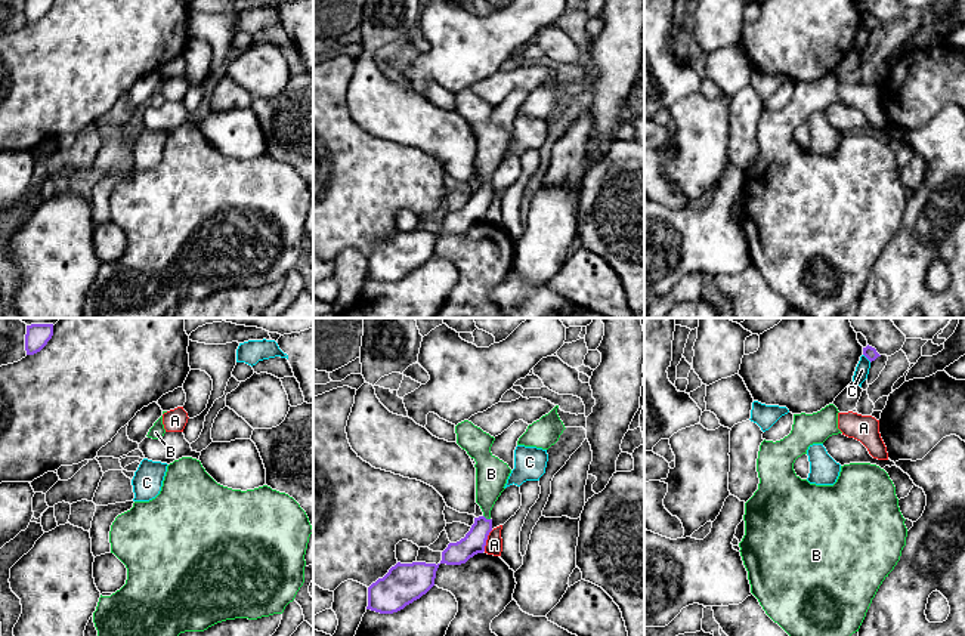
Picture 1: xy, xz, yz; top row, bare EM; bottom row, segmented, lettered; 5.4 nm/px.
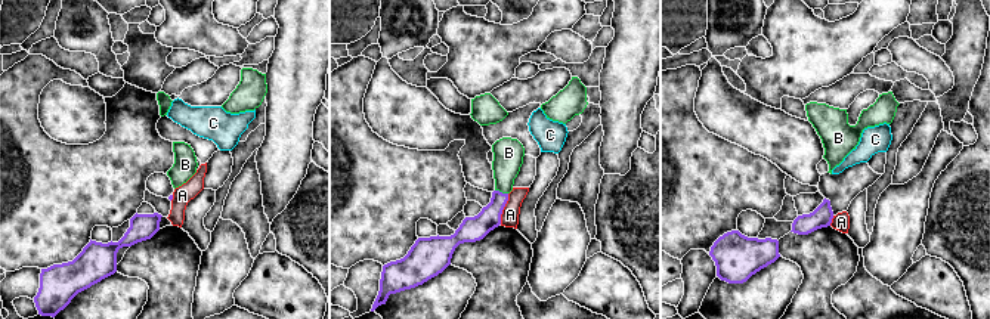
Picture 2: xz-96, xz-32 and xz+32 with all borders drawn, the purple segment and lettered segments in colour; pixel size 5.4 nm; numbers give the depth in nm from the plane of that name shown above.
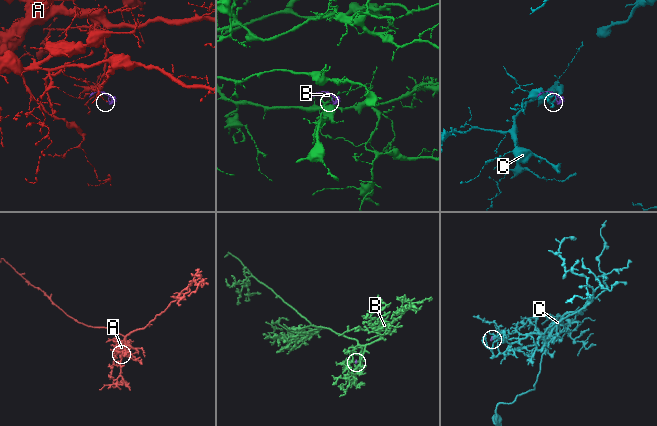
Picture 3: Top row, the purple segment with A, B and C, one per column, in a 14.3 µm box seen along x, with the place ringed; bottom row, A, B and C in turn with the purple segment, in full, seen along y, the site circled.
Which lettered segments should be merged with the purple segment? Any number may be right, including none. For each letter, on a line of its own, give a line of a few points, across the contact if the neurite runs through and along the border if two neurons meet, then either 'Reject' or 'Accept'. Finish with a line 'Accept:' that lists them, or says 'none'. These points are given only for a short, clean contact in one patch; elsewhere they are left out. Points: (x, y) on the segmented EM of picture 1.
A: Line: xz (492, 530), (483, 550). Reject
B: Line: xz (455, 553), (479, 531), (485, 518), (491, 474). Accept
C: Line: yz (863, 354), (871, 361). Reject
Accept: B

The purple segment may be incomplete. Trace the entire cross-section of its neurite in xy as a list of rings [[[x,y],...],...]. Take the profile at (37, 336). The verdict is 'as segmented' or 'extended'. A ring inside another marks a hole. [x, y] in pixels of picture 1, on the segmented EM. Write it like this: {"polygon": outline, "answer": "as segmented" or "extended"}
{"polygon": [[[53,324],[27,325],[25,351],[27,355],[40,352],[53,336]]], "answer": "as segmented"}

